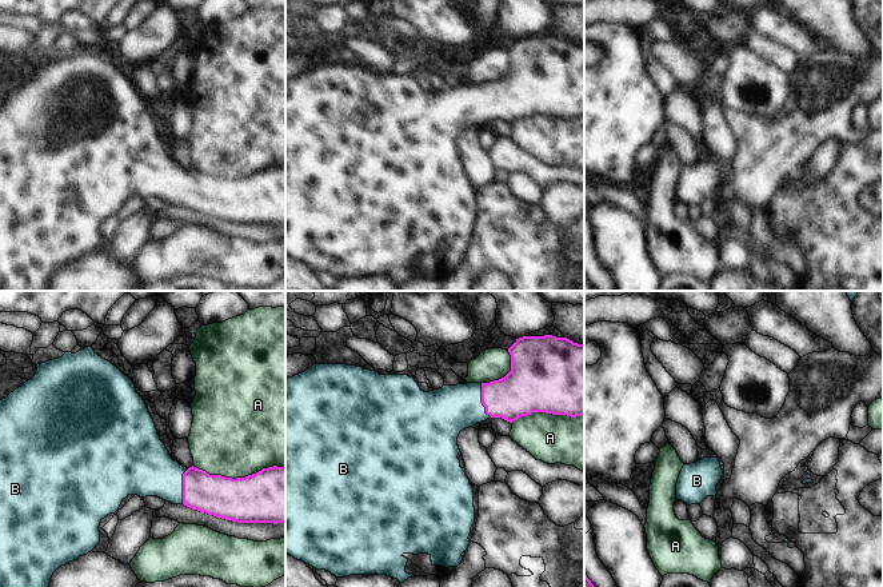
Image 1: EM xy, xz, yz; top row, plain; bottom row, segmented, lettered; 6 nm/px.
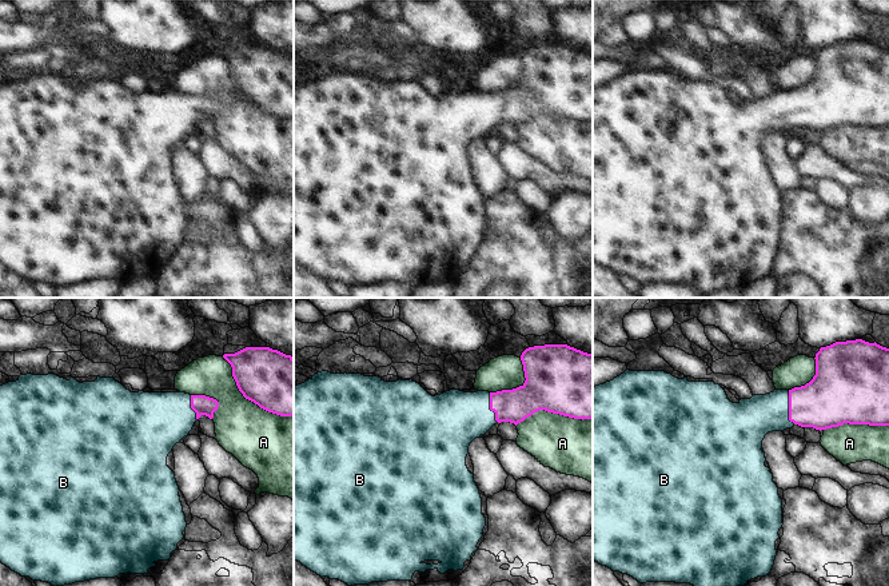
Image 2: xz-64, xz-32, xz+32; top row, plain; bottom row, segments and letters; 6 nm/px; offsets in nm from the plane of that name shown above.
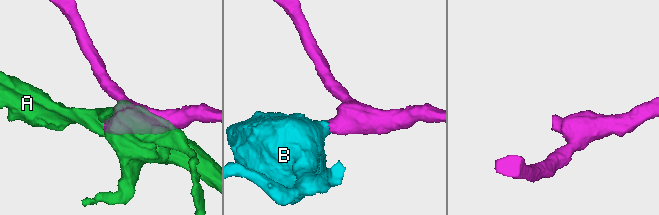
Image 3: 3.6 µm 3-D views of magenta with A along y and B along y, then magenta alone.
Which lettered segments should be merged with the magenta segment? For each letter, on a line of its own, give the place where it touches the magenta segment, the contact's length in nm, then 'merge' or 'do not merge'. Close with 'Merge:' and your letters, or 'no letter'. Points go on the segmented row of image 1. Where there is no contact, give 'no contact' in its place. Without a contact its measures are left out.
A: xy (239, 478) | 550 nm | do not merge
B: xy (183, 486) | 220 nm | merge
Merge: B

